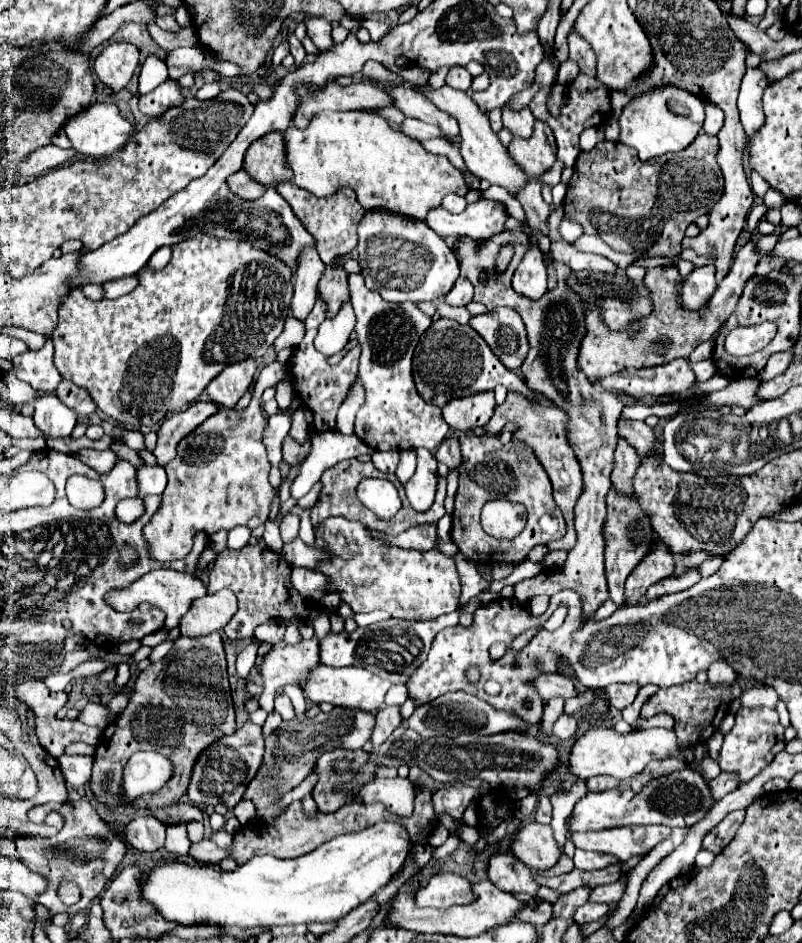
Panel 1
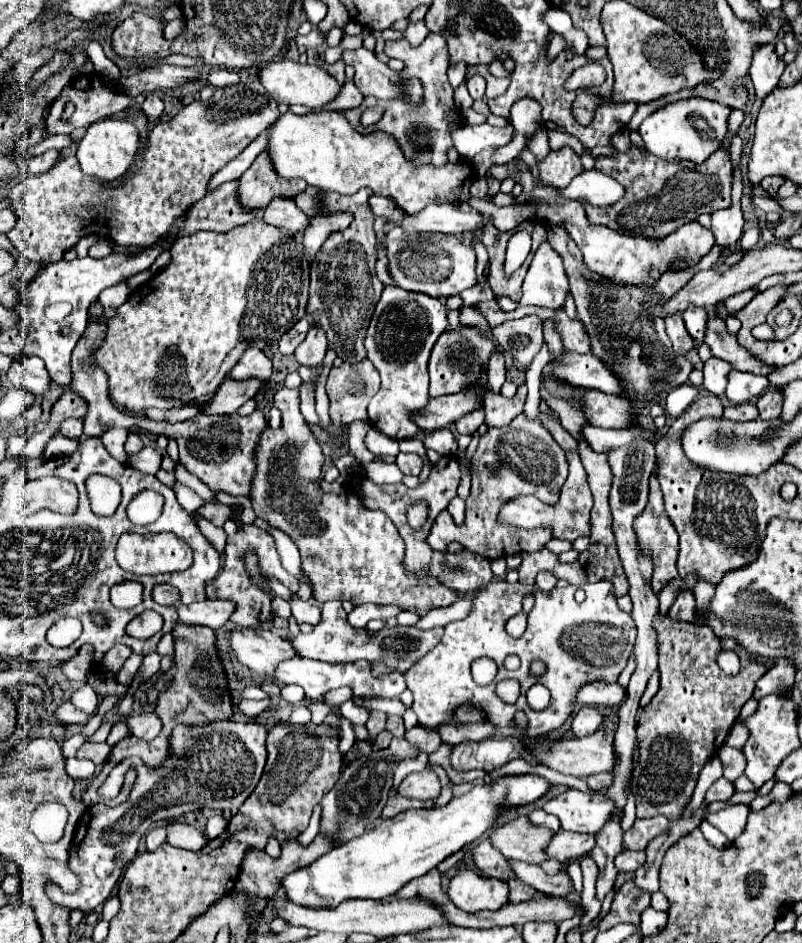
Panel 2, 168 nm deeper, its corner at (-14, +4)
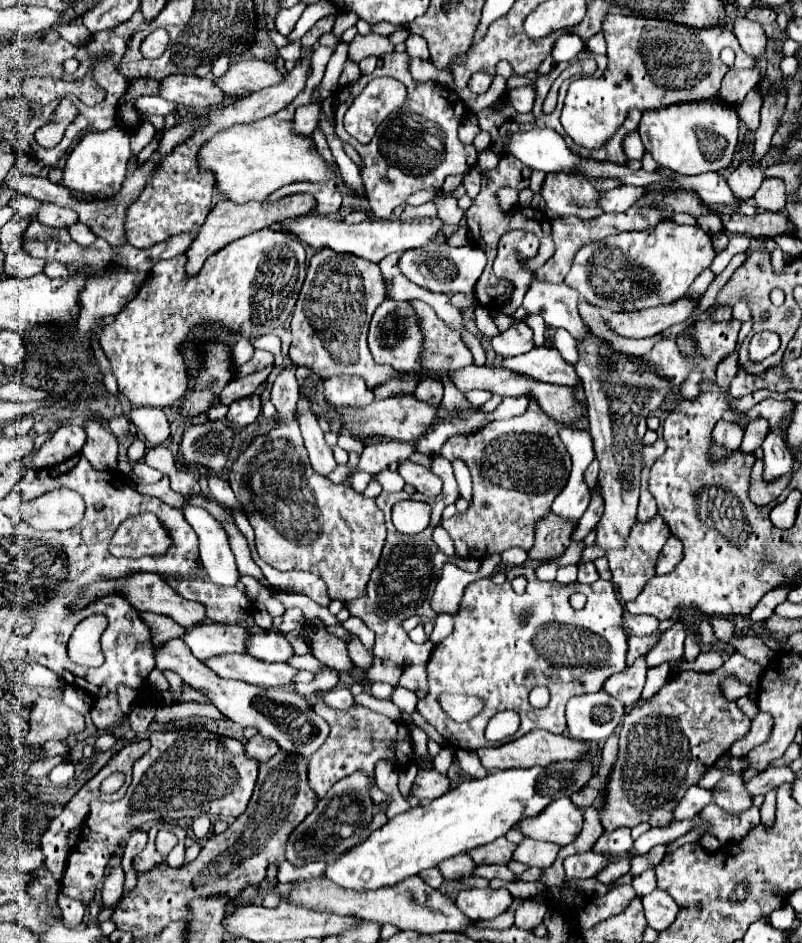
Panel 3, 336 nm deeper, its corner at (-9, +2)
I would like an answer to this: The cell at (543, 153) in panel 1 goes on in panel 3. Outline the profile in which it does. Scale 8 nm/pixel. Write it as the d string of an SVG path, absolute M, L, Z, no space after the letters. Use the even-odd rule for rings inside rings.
M547 173L543 185L541 185L541 197L545 199L545 209L555 211L561 215L577 215L577 209L571 205L581 203L589 205L593 201L593 215L577 215L579 219L593 219L601 215L601 209L597 209L597 189L579 175L571 173Z

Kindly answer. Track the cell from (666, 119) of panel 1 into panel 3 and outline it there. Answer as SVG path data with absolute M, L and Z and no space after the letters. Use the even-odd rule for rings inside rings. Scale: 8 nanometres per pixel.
M715 99L677 103L657 111L645 111L639 123L639 135L645 149L653 155L659 167L669 167L679 175L699 175L705 171L727 169L737 147L737 133L737 111Z

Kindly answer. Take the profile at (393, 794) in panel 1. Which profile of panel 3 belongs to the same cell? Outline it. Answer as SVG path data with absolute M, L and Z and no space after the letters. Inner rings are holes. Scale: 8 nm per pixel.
M421 769L411 787L411 793L419 799L421 805L431 803L433 799L441 797L445 791L449 791L449 779L447 775L437 773L435 769Z

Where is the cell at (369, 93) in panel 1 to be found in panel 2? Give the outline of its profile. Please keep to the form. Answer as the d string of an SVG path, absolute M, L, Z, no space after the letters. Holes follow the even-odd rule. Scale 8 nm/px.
M268 61L266 65L260 65L256 71L258 81L264 85L264 89L284 105L306 105L310 109L322 109L330 101L336 99L340 93L338 81L334 81L332 75L328 75L322 67L316 65L300 65L296 61Z

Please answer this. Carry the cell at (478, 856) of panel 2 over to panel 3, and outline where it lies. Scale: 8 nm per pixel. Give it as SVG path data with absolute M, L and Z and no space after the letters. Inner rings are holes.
M461 853L453 859L445 859L445 863L441 863L441 873L445 879L461 879L461 877L471 877L475 871L477 863L473 863L469 853Z

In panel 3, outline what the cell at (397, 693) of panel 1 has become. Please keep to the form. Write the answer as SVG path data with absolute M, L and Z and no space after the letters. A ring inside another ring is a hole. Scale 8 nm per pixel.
M395 687L393 695L391 695L391 701L393 701L401 711L413 713L413 711L415 711L415 705L417 705L417 695L415 695L415 691L409 691L409 689L405 689L405 687Z

